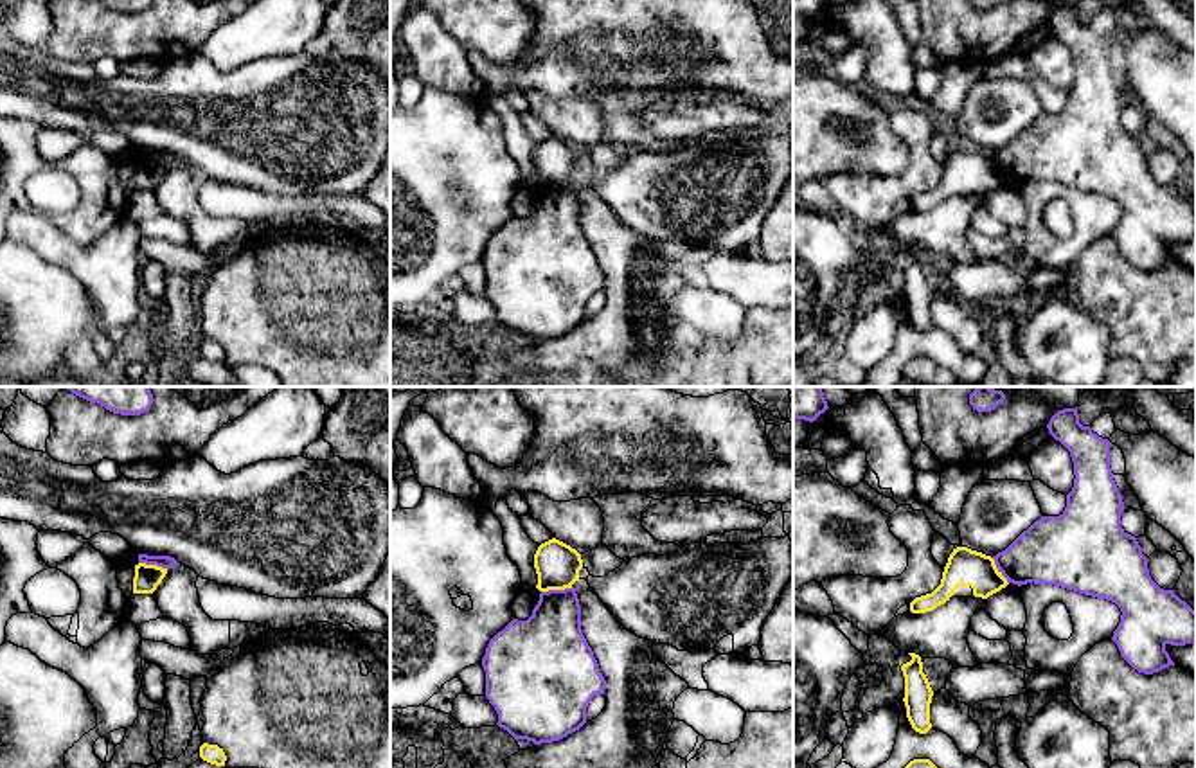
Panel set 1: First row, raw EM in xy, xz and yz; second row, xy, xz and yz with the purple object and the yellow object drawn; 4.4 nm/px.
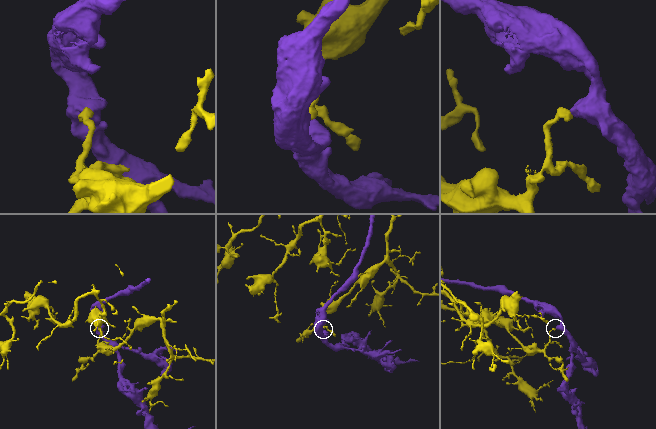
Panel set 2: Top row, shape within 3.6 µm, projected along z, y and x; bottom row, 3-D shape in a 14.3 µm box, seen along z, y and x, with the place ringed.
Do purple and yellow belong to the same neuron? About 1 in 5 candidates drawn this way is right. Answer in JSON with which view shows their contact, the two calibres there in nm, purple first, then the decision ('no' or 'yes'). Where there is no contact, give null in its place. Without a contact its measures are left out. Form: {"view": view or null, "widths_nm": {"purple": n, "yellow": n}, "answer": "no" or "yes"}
{"view": "xz", "widths_nm": {"purple": 300, "yellow": 200}, "answer": "no"}

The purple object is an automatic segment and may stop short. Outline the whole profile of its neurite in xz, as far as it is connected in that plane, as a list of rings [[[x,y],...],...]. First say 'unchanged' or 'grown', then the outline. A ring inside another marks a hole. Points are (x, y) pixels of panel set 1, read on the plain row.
unchanged; [[[576,185],[549,187],[527,218],[513,216],[487,241],[482,255],[486,295],[498,311],[498,324],[516,338],[552,340],[586,320],[586,304],[604,291],[606,277],[581,227],[581,201]]]

